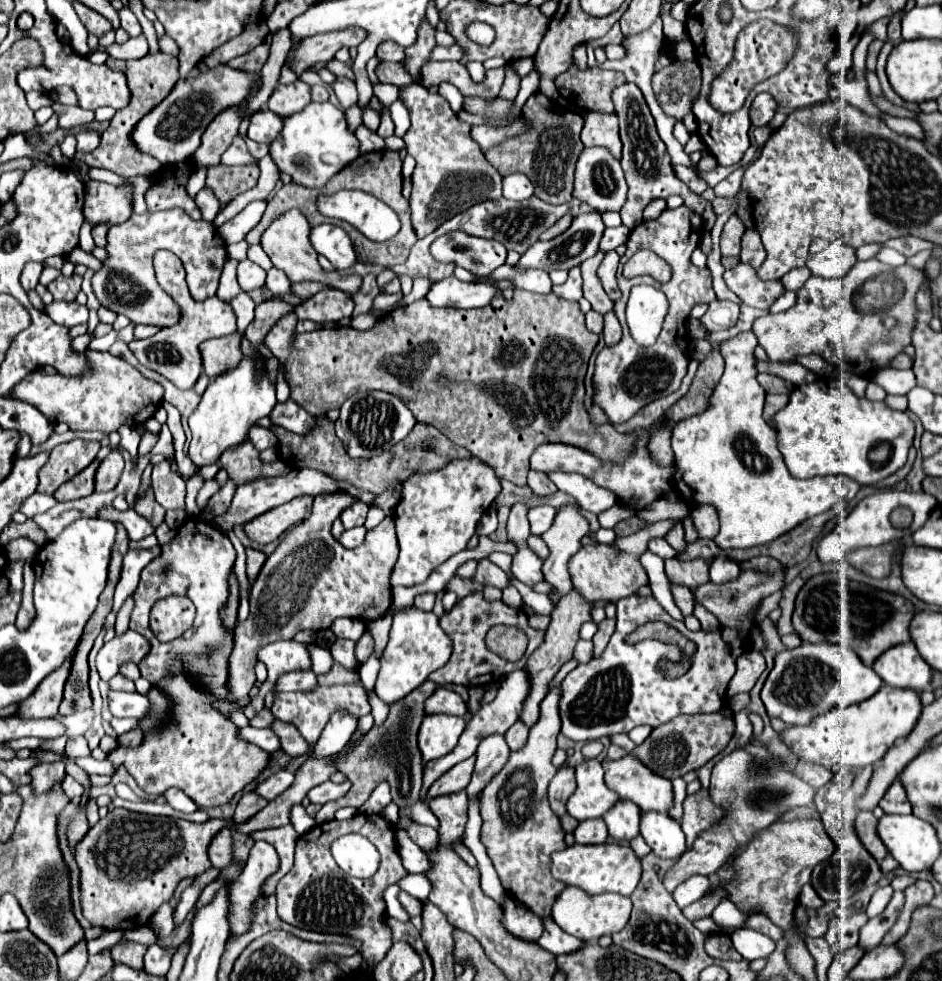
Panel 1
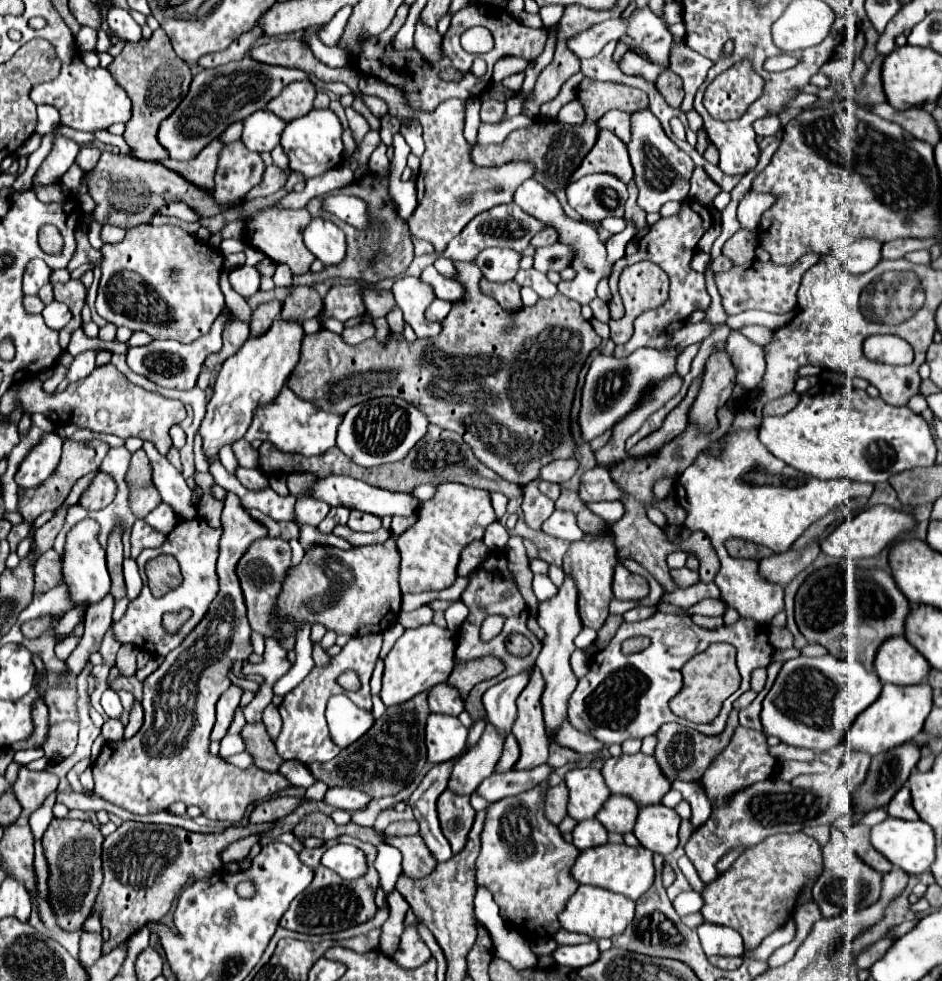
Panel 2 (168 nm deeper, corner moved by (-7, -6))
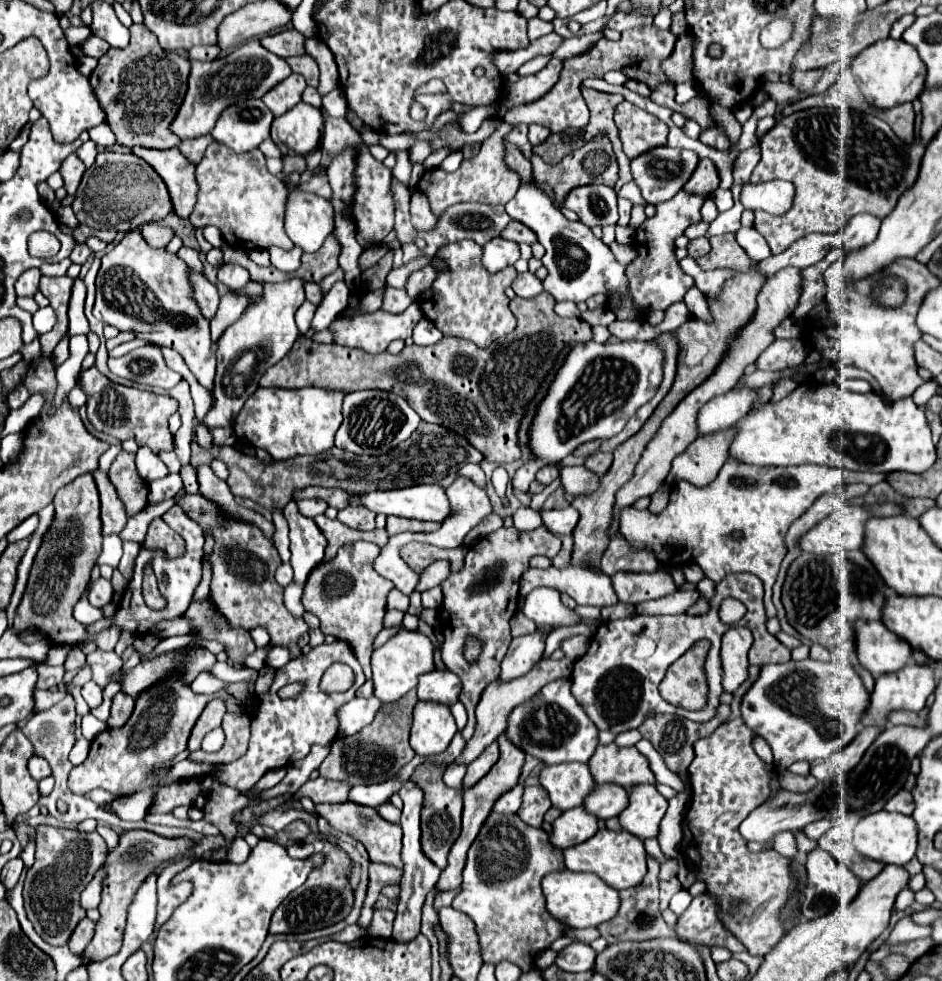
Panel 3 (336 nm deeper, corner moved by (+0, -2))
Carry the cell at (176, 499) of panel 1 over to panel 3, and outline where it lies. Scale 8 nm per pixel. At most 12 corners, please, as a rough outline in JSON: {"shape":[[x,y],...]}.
{"shape":[[148,447],[136,451],[136,469],[144,481],[168,475],[166,465]]}

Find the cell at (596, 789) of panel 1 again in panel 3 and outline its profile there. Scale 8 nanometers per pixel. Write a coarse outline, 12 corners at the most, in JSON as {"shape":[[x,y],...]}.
{"shape":[[586,763],[544,765],[538,779],[560,811],[594,789]]}

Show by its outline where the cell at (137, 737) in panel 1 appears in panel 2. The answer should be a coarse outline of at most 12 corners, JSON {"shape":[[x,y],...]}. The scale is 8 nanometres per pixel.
{"shape":[[135,703],[125,739],[133,737],[143,725],[143,709]]}

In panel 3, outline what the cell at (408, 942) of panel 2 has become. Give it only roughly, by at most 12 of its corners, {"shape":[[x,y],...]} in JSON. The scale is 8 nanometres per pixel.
{"shape":[[408,781],[400,827],[402,877],[392,939],[420,933],[440,869],[420,849],[422,791]]}

